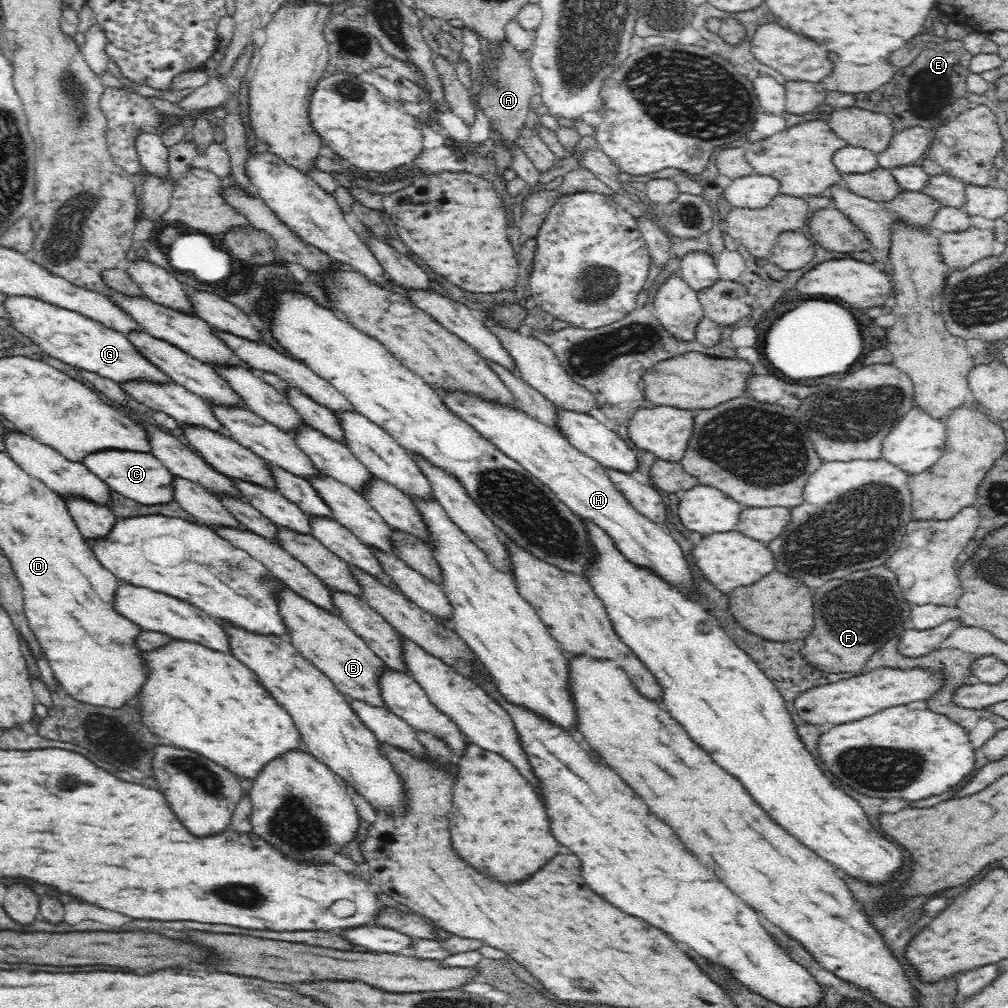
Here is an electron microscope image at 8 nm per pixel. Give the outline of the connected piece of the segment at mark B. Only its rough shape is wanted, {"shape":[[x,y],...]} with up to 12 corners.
{"shape":[[280,583],[287,639],[349,700],[387,709],[385,662]]}

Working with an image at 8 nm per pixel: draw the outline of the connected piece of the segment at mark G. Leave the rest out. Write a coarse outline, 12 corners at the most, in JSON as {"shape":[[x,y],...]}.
{"shape":[[37,298],[11,323],[43,352],[112,382],[168,384],[127,335]]}

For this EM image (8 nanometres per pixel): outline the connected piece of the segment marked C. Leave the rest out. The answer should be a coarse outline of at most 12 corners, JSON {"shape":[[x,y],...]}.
{"shape":[[99,450],[83,463],[140,504],[174,498],[174,474],[152,454]]}

